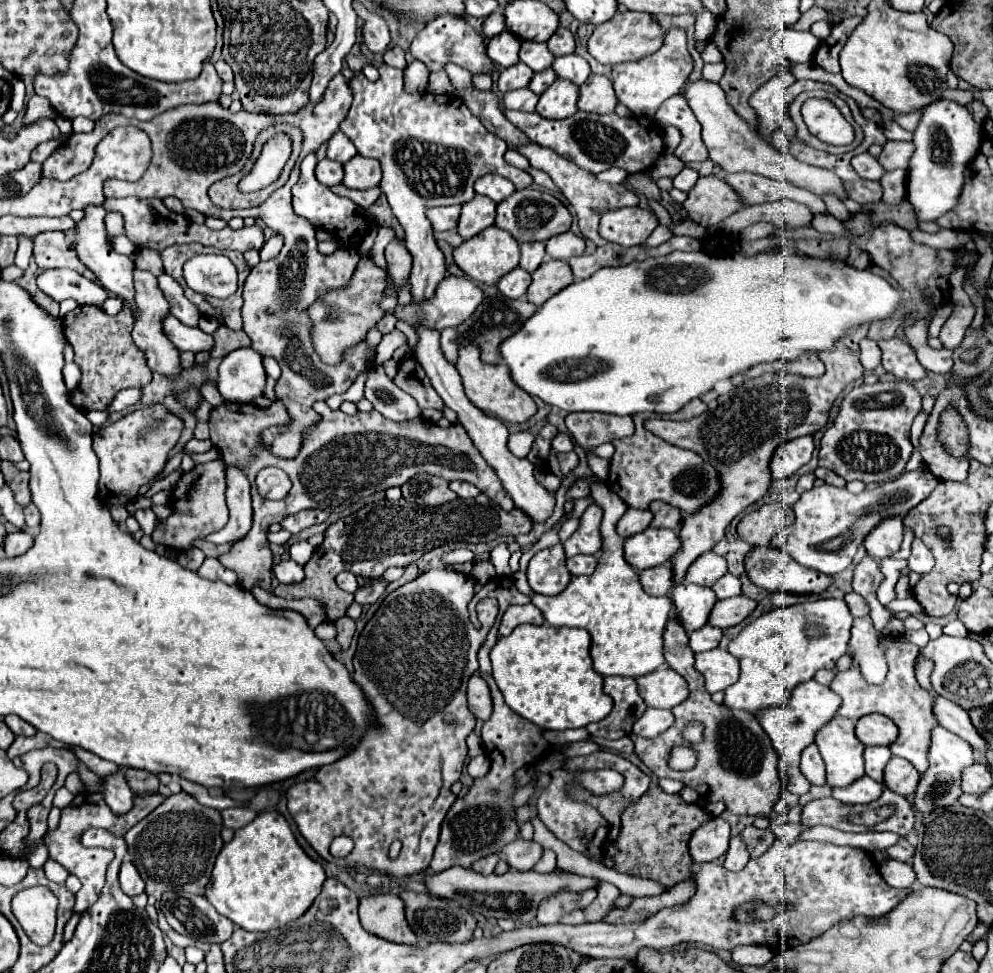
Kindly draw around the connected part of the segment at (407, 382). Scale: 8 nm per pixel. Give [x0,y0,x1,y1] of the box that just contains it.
[394,357,444,409]

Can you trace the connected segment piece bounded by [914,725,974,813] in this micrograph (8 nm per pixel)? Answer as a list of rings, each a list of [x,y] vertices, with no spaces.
[[[938,725],[932,731],[932,745],[928,751],[928,761],[930,761],[930,767],[920,777],[920,783],[914,793],[914,809],[920,813],[930,813],[938,807],[950,807],[958,801],[958,797],[962,795],[962,789],[960,789],[962,769],[966,769],[974,763],[974,751],[972,751],[970,743],[966,743],[958,735],[946,731],[944,727]]]

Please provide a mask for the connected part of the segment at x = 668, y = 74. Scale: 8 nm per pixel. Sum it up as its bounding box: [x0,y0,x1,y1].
[612,29,692,117]

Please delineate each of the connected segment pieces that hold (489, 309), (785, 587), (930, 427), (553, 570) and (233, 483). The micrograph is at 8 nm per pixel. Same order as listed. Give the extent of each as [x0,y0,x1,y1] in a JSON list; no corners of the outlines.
[[456,293,536,365],[746,547,834,595],[918,393,966,481],[526,543,572,595],[206,465,252,545]]

